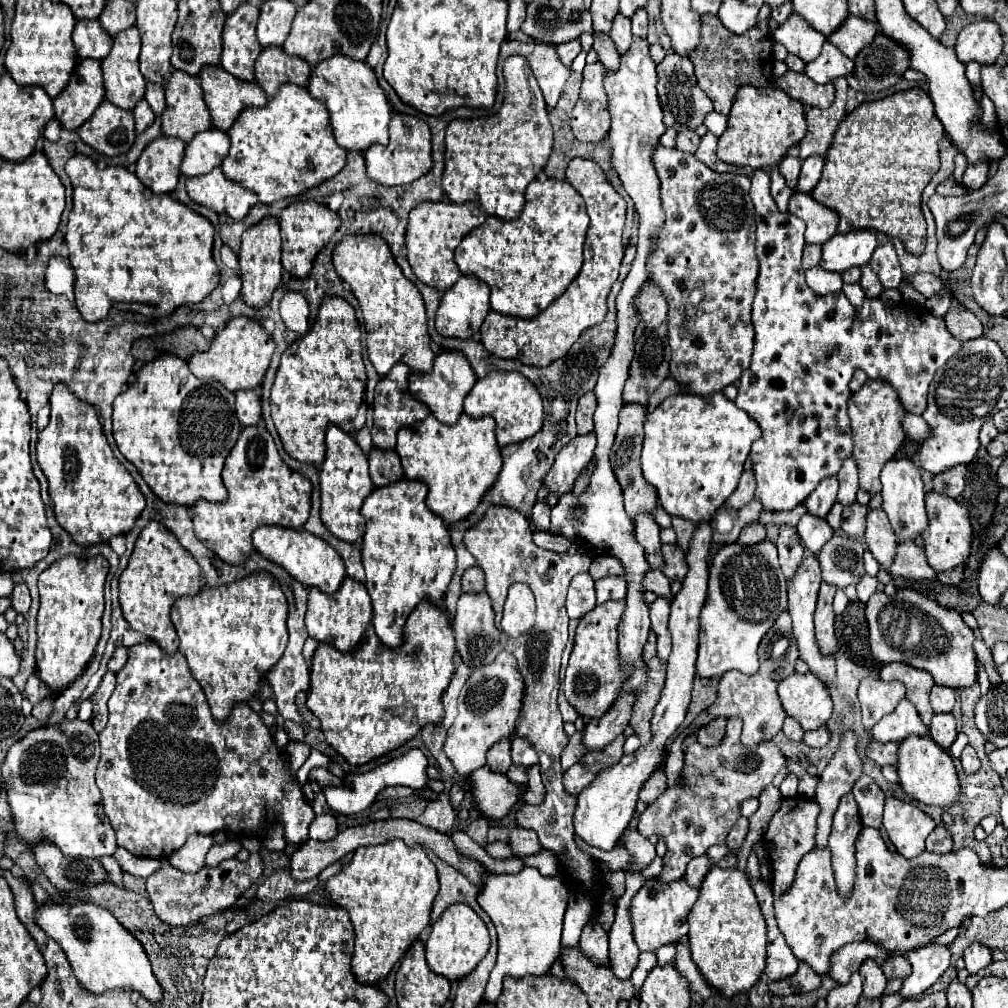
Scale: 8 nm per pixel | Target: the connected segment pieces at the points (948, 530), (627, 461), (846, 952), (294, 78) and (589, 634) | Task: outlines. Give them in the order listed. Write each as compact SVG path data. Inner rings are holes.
M938 492L926 494L926 512L928 512L928 528L924 538L924 550L930 566L936 572L952 570L956 566L964 566L966 558L970 554L970 542L972 542L972 526L970 516L964 506L960 506L952 498L942 498Z
M622 406L620 410L620 426L618 434L614 440L614 446L610 450L610 464L616 474L616 480L622 486L624 492L624 506L626 514L634 522L638 516L650 516L654 520L654 508L658 506L658 494L656 490L644 480L642 470L640 470L640 452L642 452L642 438L644 438L644 418L646 418L646 408L644 406Z
M868 940L866 942L852 942L850 946L838 950L838 954L834 954L830 976L838 984L846 984L846 982L850 982L850 974L858 972L860 964L864 960L872 958L872 960L882 964L890 956L894 956L894 952L886 950L884 946L880 946L876 942L868 942Z
M266 46L256 60L256 84L272 98L280 84L292 82L306 86L310 64L304 58L288 56L280 46Z
M624 600L598 604L596 610L586 614L576 628L574 650L564 676L564 694L580 716L604 716L618 696L622 686L622 672L618 666L618 624L622 620L624 608Z

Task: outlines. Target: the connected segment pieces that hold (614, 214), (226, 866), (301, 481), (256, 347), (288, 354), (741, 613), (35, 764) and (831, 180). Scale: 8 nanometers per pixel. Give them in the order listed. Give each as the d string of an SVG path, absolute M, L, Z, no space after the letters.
M572 158L566 168L566 180L580 192L586 202L586 212L590 216L590 226L584 244L584 264L580 274L572 280L568 290L552 302L544 312L534 318L514 318L490 310L482 328L480 338L484 348L498 358L514 358L528 366L548 366L550 362L562 358L572 344L578 340L582 330L602 322L606 316L606 298L612 290L612 284L618 278L620 262L624 256L622 230L626 218L626 202L608 182L606 174L594 160Z
M250 854L246 862L238 862L236 858L232 858L232 860L220 862L216 868L204 866L196 874L184 874L178 868L174 868L168 858L164 858L160 868L148 876L146 888L156 914L172 926L184 926L188 922L220 914L226 908L234 906L234 902L258 880L258 876L262 874L262 868L264 866L260 860L260 854Z
M262 424L242 428L242 432L238 436L238 444L234 444L234 448L230 450L230 454L226 458L222 478L224 478L224 486L228 490L228 500L226 502L198 500L192 506L192 520L194 520L194 532L196 532L198 540L202 540L224 562L242 564L252 554L252 538L250 536L256 526L278 524L284 528L300 528L300 526L304 526L306 518L310 516L310 494L312 494L310 480L304 478L302 474L290 470L284 464L270 432Z
M236 316L222 330L216 332L206 352L192 354L192 358L188 360L188 366L194 376L222 380L230 392L236 392L236 390L260 386L274 350L276 350L276 344L272 336L260 326L260 322L250 320L246 316Z
M340 296L324 298L308 334L286 348L276 370L270 402L284 450L300 462L320 464L326 452L324 434L328 424L350 434L364 426L368 410L364 392L366 370L354 308Z
M768 540L754 546L730 544L718 550L710 564L710 580L708 580L708 598L706 606L700 614L700 648L698 648L698 678L720 678L728 670L740 670L744 674L754 674L758 670L758 644L762 636L772 628L780 612L788 606L786 596L786 580L778 564L776 546Z
M62 718L60 724L50 724L44 728L30 730L22 740L14 742L2 762L2 776L6 780L6 794L12 812L14 834L20 842L24 842L30 850L34 850L42 842L50 842L60 848L64 856L72 858L102 858L112 856L116 846L114 828L104 814L100 790L94 782L94 770L100 758L100 742L98 732L92 730L90 722L80 718L68 720Z
M912 88L906 92L896 92L882 100L864 102L856 110L852 110L834 132L834 146L830 146L826 152L822 178L812 190L812 198L840 214L838 232L844 234L856 228L880 230L902 240L906 252L918 256L926 246L926 220L920 210L920 196L940 166L938 140L942 138L942 134L944 130L934 116L930 96L922 88Z

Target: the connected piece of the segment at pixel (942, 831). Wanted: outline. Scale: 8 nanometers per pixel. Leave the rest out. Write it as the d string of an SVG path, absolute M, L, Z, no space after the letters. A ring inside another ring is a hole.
M936 826L932 834L926 838L926 850L934 854L946 854L952 850L952 838L950 832L944 826Z

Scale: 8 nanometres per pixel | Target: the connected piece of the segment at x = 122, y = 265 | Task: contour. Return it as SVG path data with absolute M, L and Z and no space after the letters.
M74 154L66 162L66 174L74 186L74 208L68 216L68 234L64 240L70 250L70 264L76 272L76 308L84 320L98 322L106 318L110 308L154 318L168 316L178 306L202 302L218 286L220 274L212 260L214 226L208 218L178 202L170 194L154 194L128 168L100 168L84 154Z

